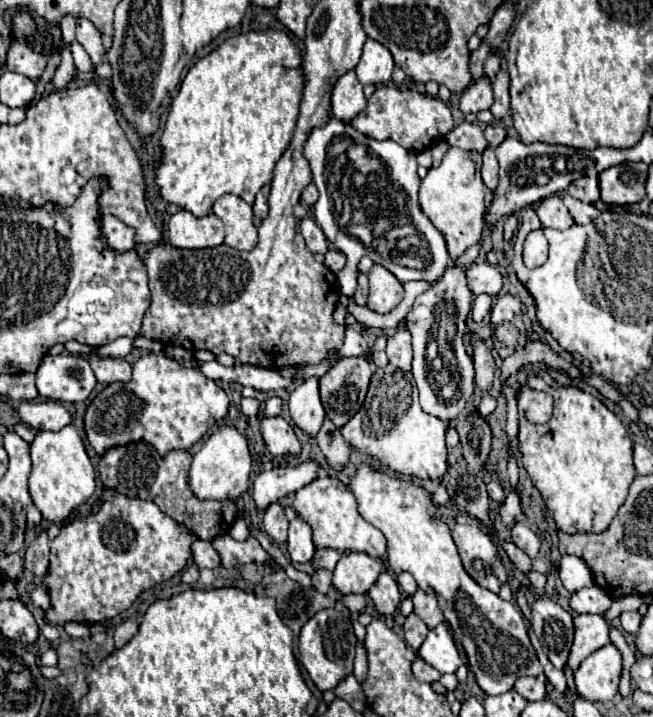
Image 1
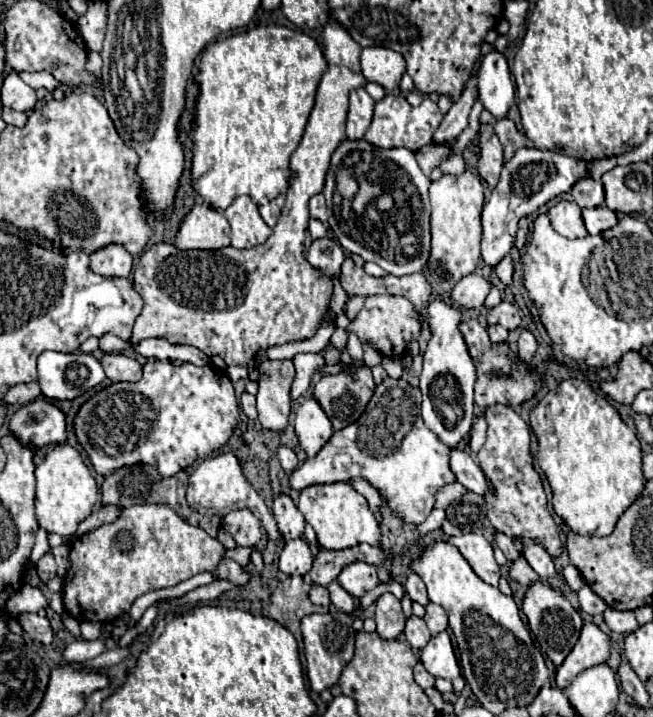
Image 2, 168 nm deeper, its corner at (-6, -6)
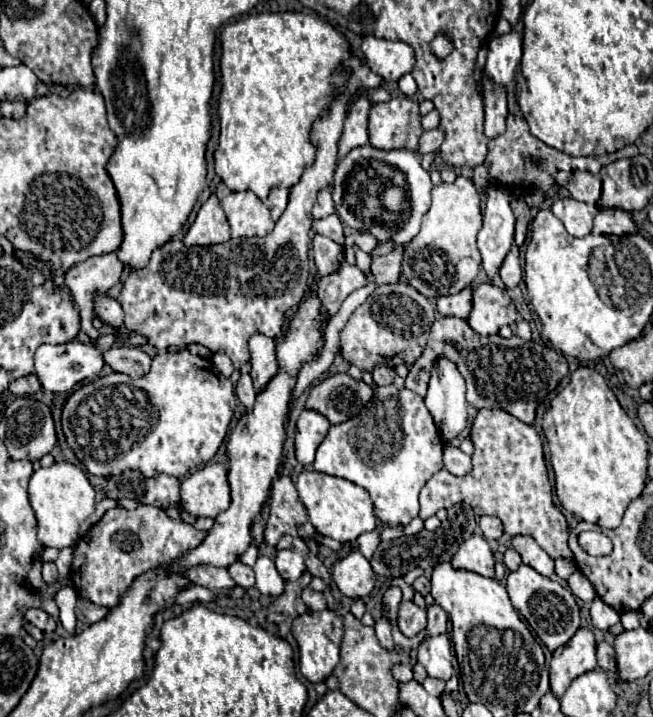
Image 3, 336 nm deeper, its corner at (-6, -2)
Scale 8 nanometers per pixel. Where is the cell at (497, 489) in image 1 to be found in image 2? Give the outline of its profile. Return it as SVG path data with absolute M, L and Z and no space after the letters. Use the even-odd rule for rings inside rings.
M453 449L451 451L451 471L455 473L457 481L465 485L469 491L477 495L487 495L489 493L489 483L481 471L481 467L471 459L467 451Z

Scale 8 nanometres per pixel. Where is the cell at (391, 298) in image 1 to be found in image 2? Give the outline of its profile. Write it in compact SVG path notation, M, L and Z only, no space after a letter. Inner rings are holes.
M373 295L365 299L363 309L357 319L349 323L347 331L359 335L361 341L371 341L373 347L385 357L399 357L407 351L407 345L419 337L419 321L415 319L415 309L409 299L399 295Z

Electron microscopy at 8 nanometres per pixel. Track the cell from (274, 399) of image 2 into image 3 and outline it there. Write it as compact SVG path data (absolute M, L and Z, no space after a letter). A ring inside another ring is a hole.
M251 335L249 339L251 349L251 379L255 391L261 391L265 383L279 371L277 357L275 357L275 341L265 335Z

